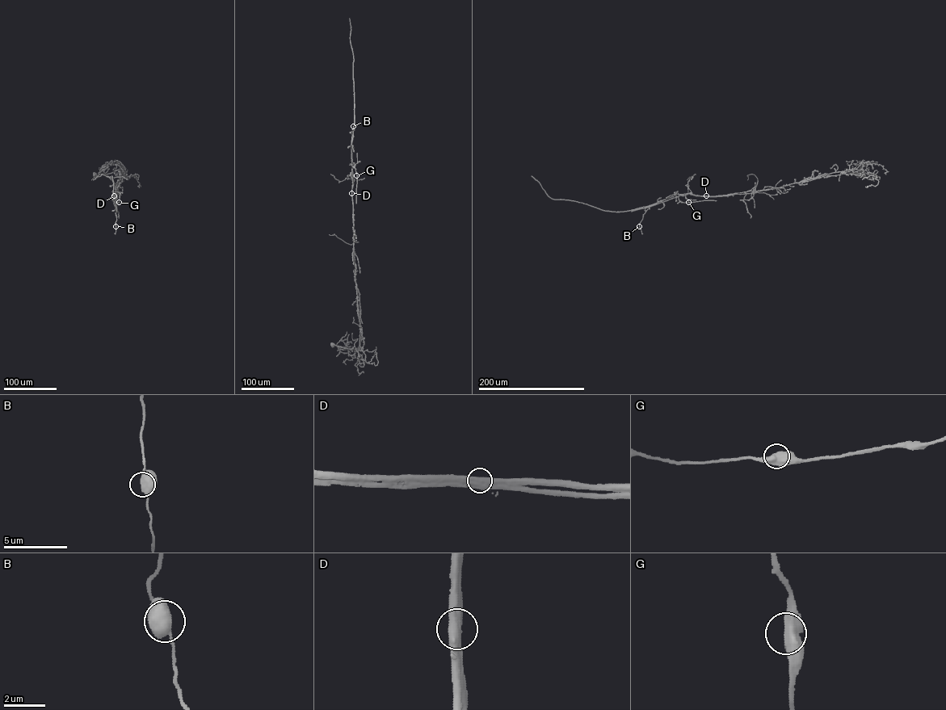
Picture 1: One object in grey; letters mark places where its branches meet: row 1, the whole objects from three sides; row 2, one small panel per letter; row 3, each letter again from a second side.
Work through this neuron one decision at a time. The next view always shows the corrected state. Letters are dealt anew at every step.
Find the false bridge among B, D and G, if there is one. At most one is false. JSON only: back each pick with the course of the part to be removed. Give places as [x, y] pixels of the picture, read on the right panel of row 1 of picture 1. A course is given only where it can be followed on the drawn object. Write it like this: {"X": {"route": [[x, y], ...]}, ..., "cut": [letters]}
{"D": {"route": [[706, 195], [677, 194], [634, 209], [605, 211], [573, 200], [552, 199], [531, 176]]}, "cut": ["D"]}

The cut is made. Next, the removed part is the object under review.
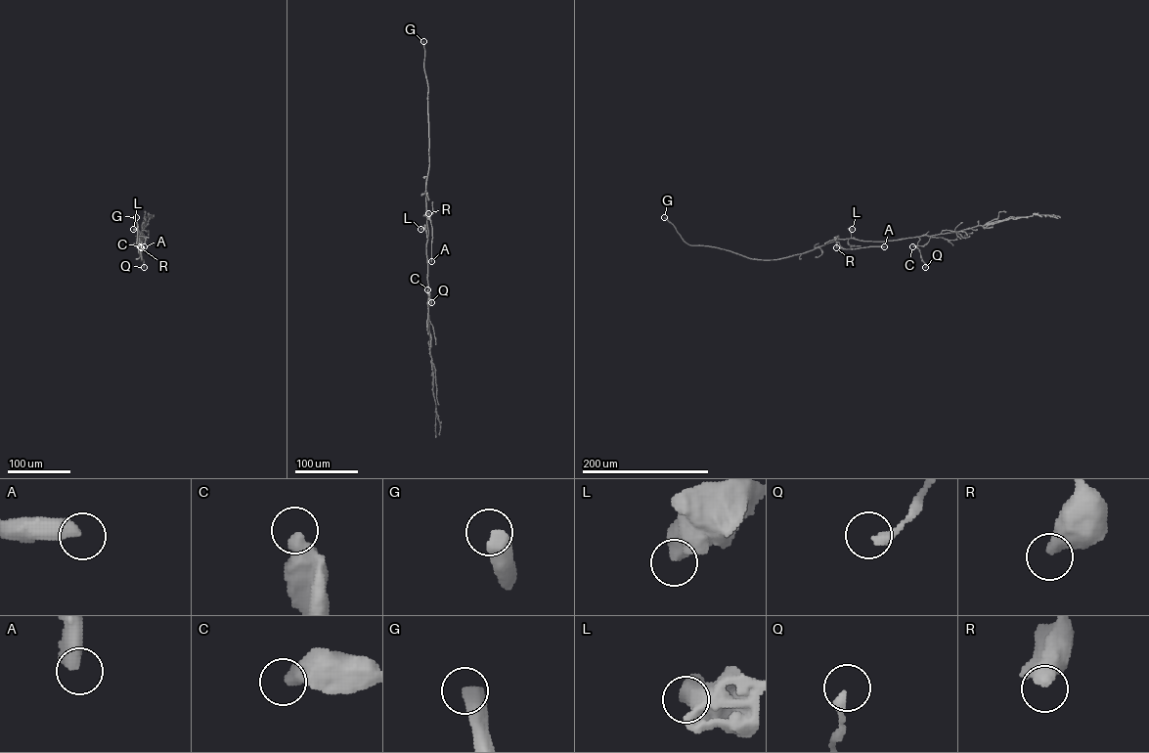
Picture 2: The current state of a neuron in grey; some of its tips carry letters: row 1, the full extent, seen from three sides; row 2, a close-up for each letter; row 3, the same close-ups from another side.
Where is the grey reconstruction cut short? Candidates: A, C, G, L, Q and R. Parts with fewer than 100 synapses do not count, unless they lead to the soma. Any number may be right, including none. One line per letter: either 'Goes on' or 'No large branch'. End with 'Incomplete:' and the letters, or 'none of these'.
A: No large branch
C: No large branch
G: Goes on
L: No large branch
Q: No large branch
R: No large branch
Incomplete: G

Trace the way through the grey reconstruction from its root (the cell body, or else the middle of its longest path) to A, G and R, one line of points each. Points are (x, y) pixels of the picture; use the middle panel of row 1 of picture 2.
A: (428, 233), (426, 213), (432, 227), (431, 261)
G: (428, 233), (425, 190), (429, 165), (428, 88), (423, 41)
R: (428, 233), (428, 213)

